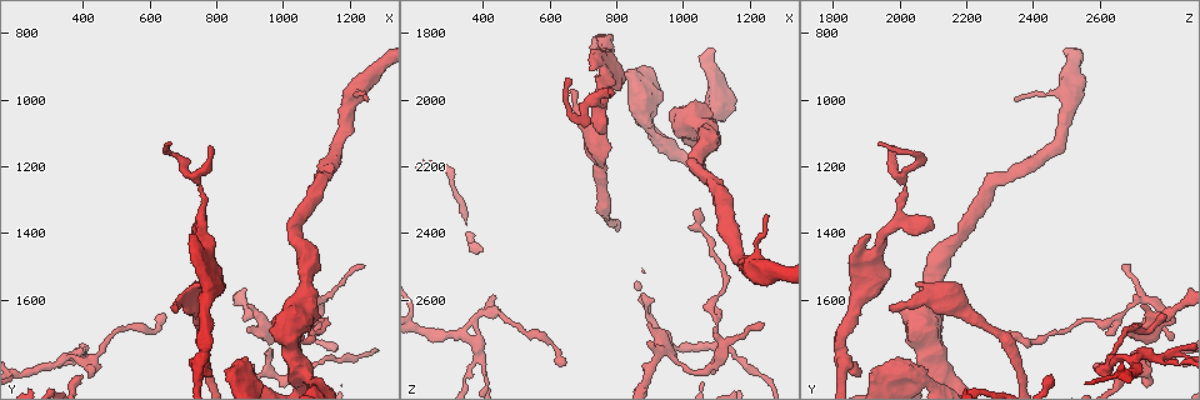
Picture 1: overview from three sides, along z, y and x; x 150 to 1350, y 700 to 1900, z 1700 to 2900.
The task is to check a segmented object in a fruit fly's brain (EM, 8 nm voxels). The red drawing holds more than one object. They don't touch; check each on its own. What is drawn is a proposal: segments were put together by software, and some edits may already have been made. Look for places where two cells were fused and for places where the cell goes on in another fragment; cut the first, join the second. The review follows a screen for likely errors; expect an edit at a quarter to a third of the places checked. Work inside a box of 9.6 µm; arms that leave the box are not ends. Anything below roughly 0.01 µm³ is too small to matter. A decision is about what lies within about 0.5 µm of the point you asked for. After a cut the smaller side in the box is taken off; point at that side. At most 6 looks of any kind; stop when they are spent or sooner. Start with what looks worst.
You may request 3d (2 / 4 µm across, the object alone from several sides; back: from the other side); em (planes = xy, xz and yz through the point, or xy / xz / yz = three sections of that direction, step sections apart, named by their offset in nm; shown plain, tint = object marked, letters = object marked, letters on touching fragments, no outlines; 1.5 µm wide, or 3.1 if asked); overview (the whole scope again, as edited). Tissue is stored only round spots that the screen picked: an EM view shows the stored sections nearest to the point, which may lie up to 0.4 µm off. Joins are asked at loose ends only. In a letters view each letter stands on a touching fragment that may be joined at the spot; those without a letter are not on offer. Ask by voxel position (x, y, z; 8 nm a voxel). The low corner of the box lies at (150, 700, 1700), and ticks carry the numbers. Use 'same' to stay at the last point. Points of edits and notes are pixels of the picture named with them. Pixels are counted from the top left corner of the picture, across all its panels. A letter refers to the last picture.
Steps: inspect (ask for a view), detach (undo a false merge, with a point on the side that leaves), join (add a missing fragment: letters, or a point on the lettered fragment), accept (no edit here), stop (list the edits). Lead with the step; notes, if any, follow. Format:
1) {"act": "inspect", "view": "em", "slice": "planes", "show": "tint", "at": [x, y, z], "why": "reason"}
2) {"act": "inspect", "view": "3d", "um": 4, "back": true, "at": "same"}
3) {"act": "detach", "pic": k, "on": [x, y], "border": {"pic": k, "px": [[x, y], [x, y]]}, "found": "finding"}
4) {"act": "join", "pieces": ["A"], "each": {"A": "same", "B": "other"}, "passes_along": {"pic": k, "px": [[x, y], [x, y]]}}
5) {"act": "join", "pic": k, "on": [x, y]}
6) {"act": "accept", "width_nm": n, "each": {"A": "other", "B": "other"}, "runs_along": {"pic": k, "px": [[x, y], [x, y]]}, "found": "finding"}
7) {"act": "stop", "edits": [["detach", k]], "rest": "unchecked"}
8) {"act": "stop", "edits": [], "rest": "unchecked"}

{"act": "inspect", "view": "3d", "um": 4, "at": [1040, 1690, 2320], "why": "long arm stops here"}

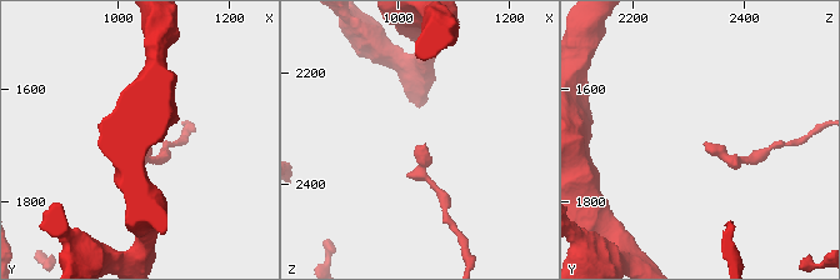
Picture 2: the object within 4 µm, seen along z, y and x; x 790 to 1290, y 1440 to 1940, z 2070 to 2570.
{"act": "inspect", "view": "em", "slice": "planes", "show": "letters", "at": [1045, 1695, 2330]}

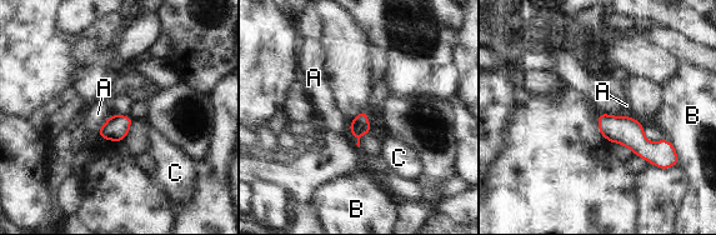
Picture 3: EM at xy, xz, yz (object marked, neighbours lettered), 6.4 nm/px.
{"act": "accept", "width_nm": 120, "each": {"A": "other", "B": "other", "C": "other"}, "border": {"pic": 3, "px": [[349, 123], [356, 144]]}, "found": "none of them fits"}

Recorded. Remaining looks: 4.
{"act": "inspect", "view": "3d", "um": 4, "at": [670, 1620, 1970], "why": "an open end"}

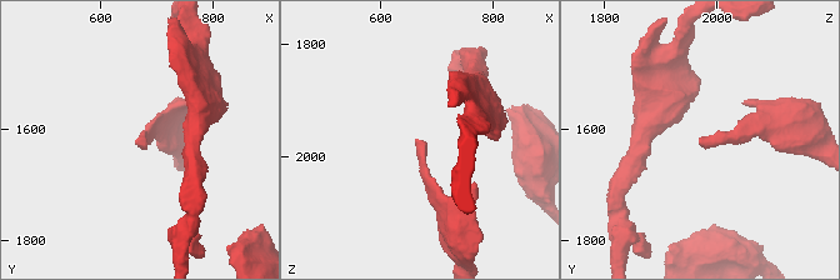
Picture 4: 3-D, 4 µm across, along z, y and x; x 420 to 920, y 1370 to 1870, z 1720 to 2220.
{"act": "inspect", "view": "em", "slice": "yz", "step": 8, "show": "letters", "at": [665, 1620, 1970]}

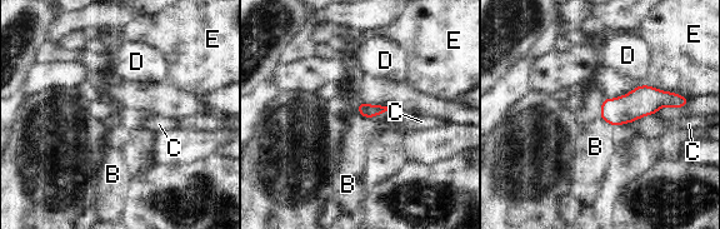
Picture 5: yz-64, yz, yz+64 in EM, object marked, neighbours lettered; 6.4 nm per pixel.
{"act": "accept", "longest_contact_nm": ["E", 300], "each": {"B": "other", "C": "other", "D": "other", "E": "other"}, "found": "none of them fits"}

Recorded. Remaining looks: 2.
{"act": "stop", "edits": [], "rest": "unchecked"}

